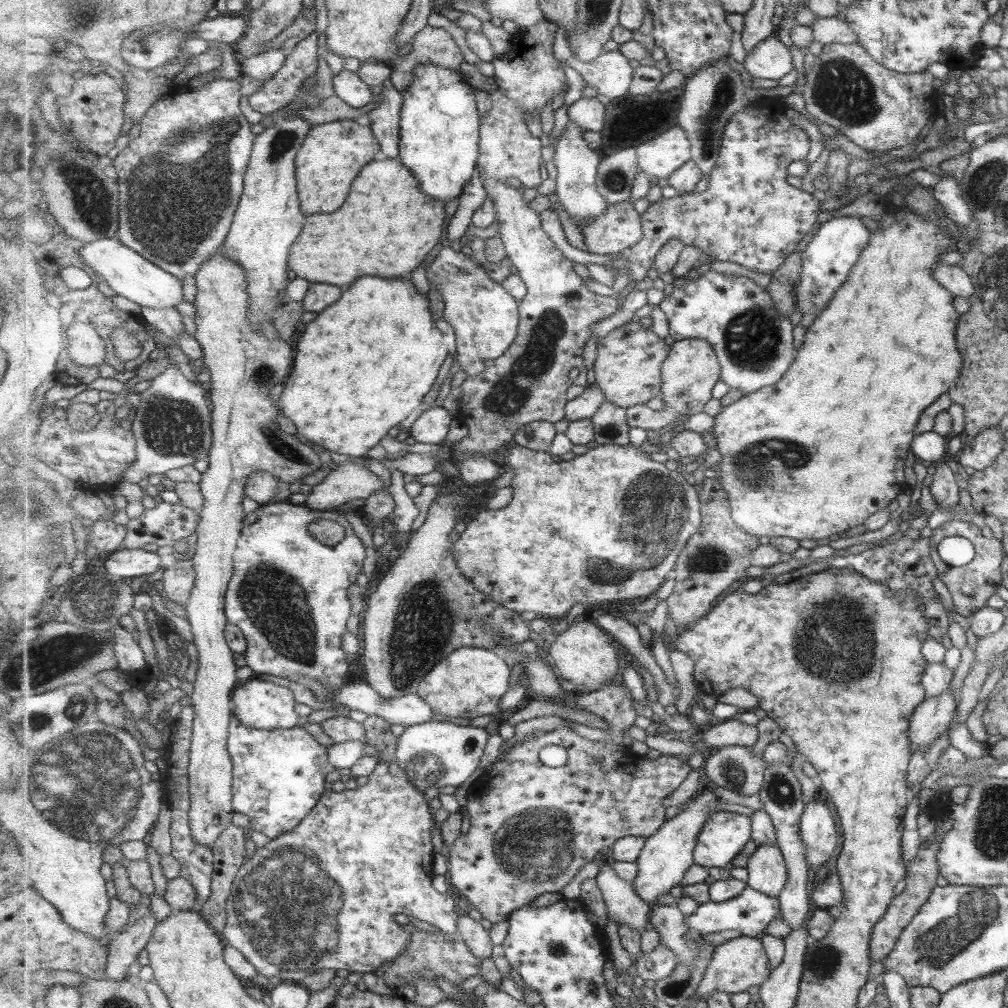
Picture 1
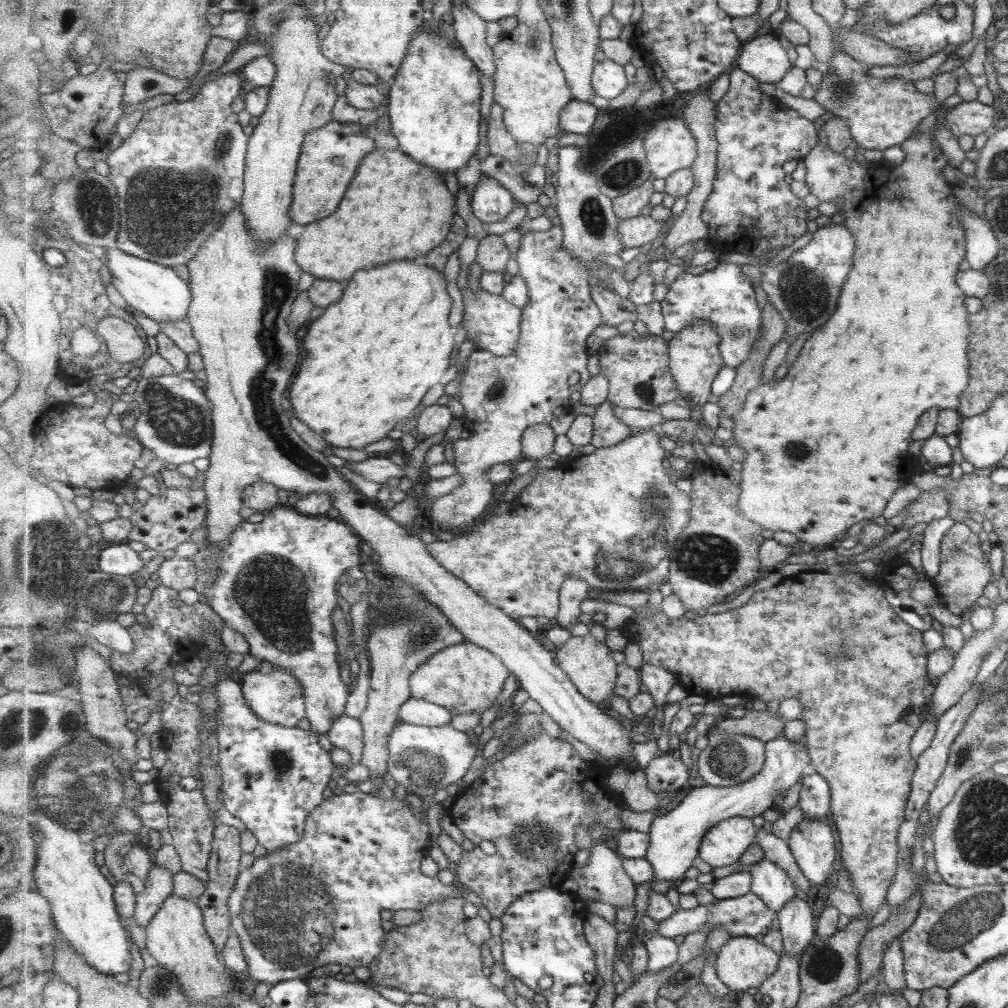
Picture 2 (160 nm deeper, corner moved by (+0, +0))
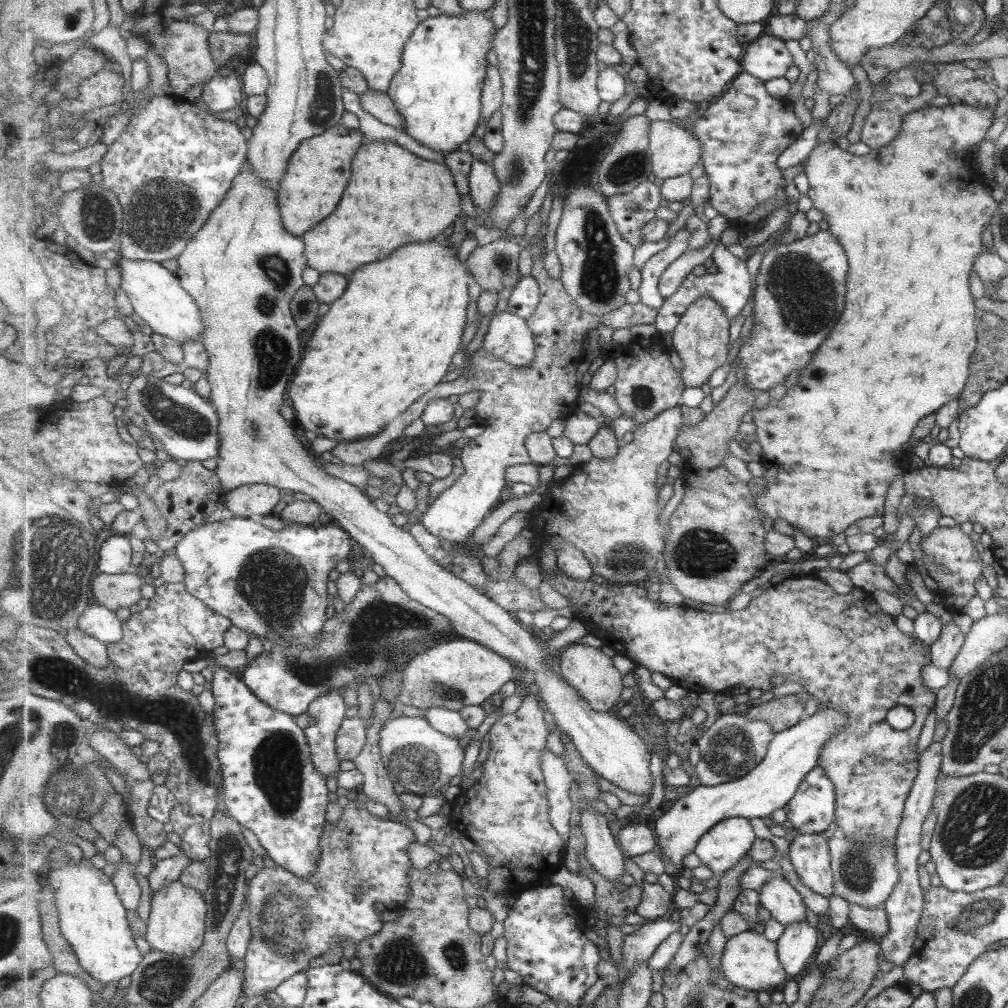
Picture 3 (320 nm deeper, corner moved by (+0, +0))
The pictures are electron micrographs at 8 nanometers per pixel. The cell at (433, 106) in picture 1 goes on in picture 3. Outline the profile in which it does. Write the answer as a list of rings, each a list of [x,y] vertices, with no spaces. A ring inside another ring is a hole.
[[[463,11],[459,16],[445,14],[427,17],[411,35],[404,50],[401,70],[395,76],[388,95],[397,105],[406,122],[407,134],[420,144],[440,154],[464,149],[470,136],[478,129],[483,111],[482,92],[488,75],[487,54],[494,48],[498,28],[488,11]]]

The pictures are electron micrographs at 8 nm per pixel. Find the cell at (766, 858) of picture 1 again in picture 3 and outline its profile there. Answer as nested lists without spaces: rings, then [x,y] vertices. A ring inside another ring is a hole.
[[[781,875],[765,884],[760,894],[760,902],[770,912],[771,918],[778,920],[786,927],[807,920],[808,906],[805,904],[803,896]]]

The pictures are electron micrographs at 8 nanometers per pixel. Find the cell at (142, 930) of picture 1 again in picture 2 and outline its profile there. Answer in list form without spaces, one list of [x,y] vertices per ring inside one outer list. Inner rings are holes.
[[[154,866],[149,871],[149,878],[144,882],[144,891],[137,896],[137,908],[134,917],[147,928],[150,920],[161,905],[173,894],[173,871]]]

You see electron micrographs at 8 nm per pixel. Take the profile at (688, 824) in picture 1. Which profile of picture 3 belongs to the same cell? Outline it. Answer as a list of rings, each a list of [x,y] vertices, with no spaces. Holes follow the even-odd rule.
[[[827,707],[817,710],[797,726],[777,733],[769,745],[768,756],[745,778],[717,786],[700,785],[681,797],[671,811],[652,826],[665,861],[670,867],[683,865],[684,858],[696,850],[702,836],[725,820],[759,818],[767,821],[775,810],[788,807],[805,778],[820,767],[821,751],[825,744],[846,724],[847,717],[843,711]]]

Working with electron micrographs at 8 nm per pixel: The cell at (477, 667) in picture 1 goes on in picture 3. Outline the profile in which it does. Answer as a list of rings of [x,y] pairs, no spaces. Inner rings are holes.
[[[465,639],[439,642],[423,653],[409,659],[400,684],[398,701],[422,710],[446,708],[459,712],[473,705],[482,706],[515,676],[514,664],[478,642]]]

